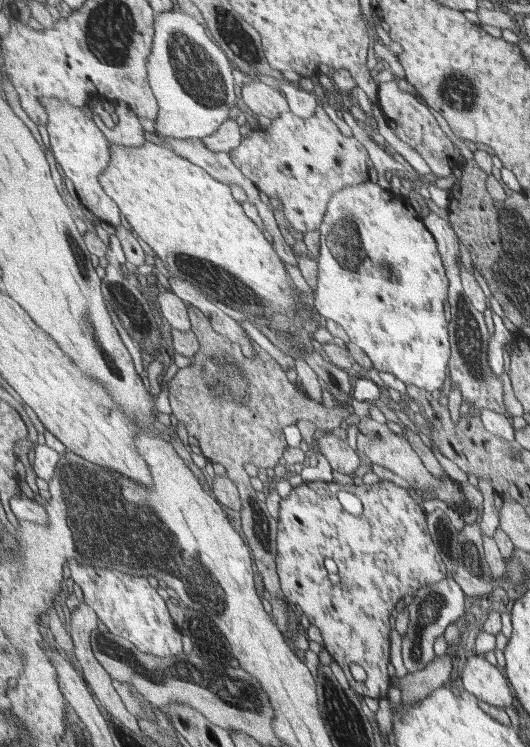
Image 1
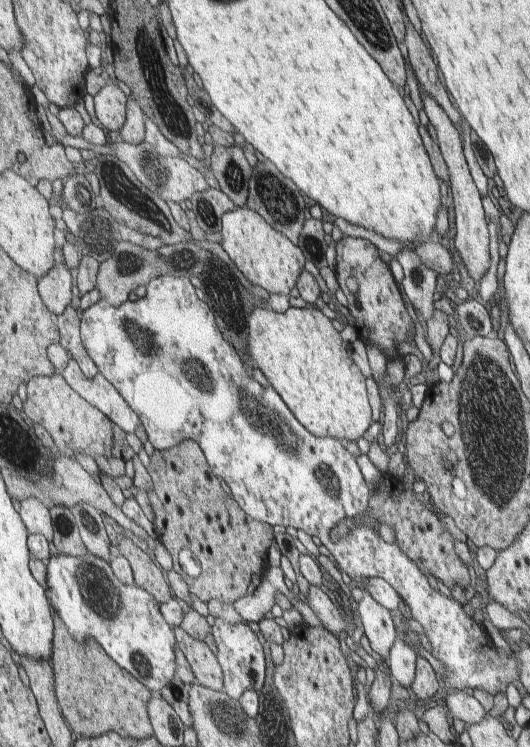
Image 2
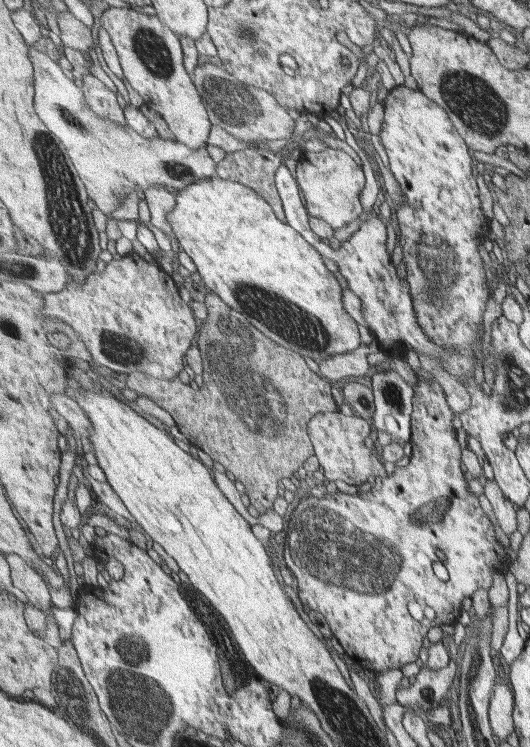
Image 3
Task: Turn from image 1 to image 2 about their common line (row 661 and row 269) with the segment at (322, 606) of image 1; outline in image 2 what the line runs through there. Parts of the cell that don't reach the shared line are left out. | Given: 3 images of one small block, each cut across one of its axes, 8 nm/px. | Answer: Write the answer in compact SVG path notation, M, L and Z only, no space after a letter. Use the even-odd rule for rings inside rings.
M343 234L336 244L336 262L332 265L342 292L347 296L347 310L355 326L358 338L364 339L372 347L377 347L386 360L403 358L398 354L399 346L415 338L415 322L407 310L405 298L391 274L389 266L381 258L380 249L366 239ZM355 277L359 288L355 294L347 288L347 278Z

